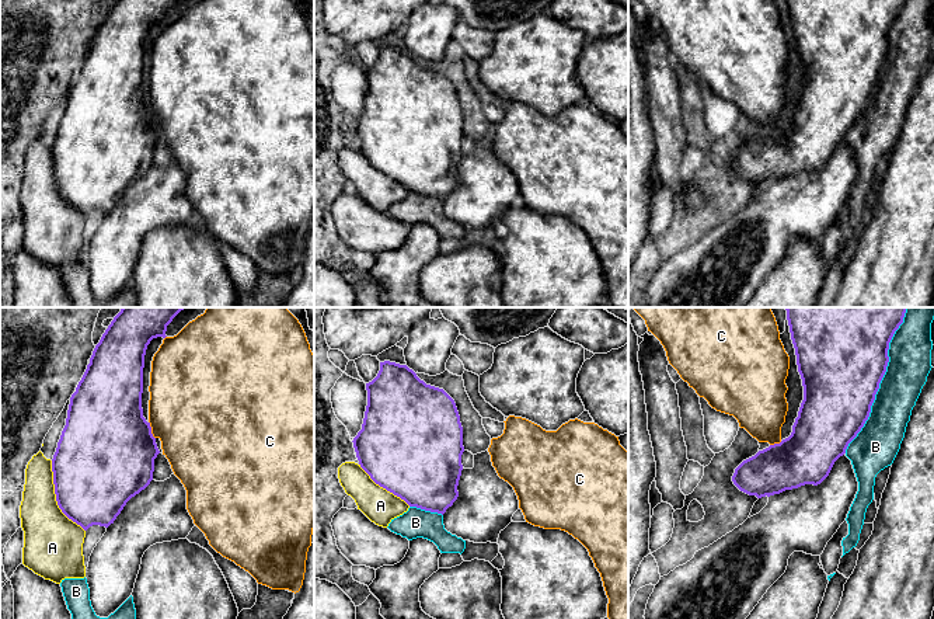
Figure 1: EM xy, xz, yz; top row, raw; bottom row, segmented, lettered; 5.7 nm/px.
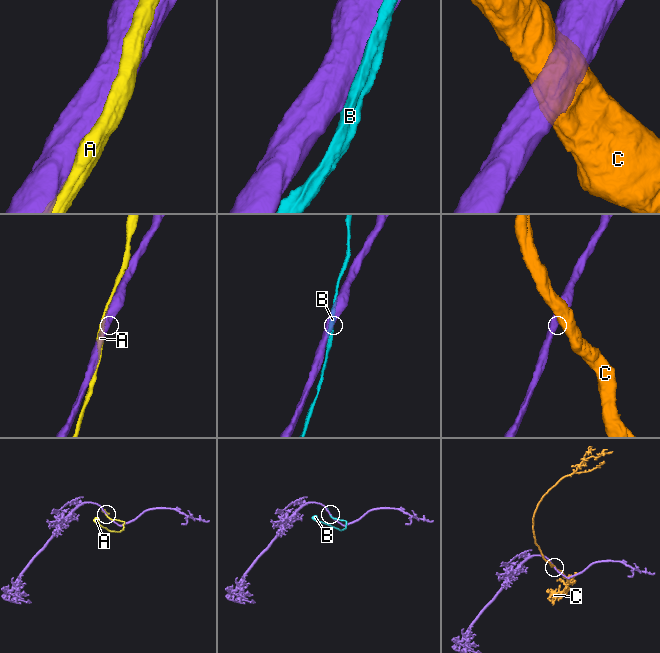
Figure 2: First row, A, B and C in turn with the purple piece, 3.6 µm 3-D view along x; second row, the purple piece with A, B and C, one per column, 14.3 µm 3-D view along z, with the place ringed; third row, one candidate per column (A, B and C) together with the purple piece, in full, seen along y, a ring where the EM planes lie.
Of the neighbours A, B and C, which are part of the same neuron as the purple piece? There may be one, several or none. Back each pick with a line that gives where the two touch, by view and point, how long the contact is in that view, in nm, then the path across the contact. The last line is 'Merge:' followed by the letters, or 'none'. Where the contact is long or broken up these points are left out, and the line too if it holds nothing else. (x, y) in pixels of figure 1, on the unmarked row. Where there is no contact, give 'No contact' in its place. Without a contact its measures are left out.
Merge: none

